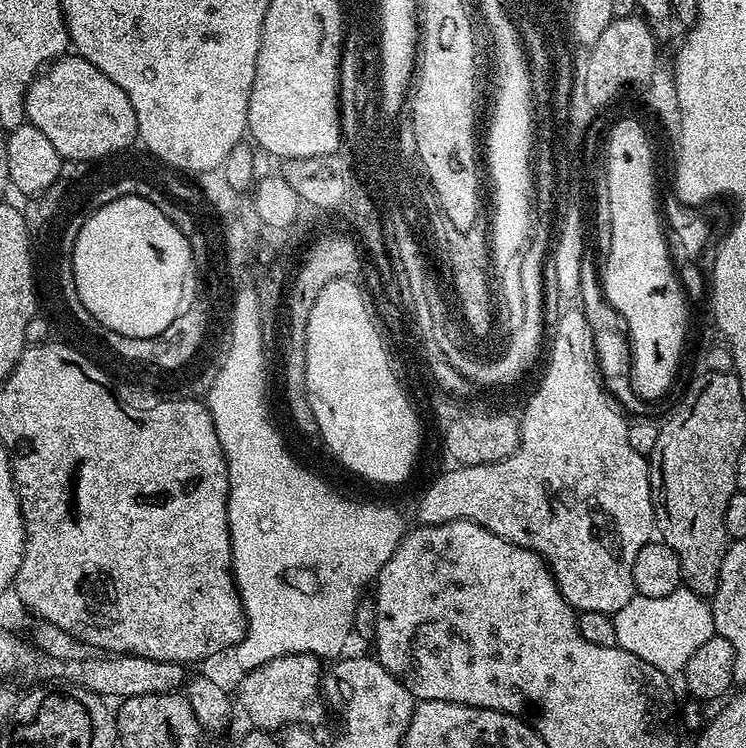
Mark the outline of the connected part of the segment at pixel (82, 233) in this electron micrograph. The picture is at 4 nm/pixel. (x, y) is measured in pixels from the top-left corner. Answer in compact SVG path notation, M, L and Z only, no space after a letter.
M147 195L119 197L116 201L93 212L78 232L77 241L73 246L73 280L74 286L77 287L78 298L81 299L86 310L110 331L117 331L118 334L128 335L130 338L150 338L162 334L180 313L178 310L180 280L184 273L185 262L193 256L193 253L182 250L188 241L190 241L189 237L182 230L178 230L178 226L174 226L174 222L170 222L170 218L166 218L166 214L162 214L162 210L158 210L158 206L151 204Z

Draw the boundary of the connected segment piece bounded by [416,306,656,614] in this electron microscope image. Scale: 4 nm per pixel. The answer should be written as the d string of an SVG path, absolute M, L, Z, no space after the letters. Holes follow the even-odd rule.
M572 306L572 309L561 311L560 320L554 326L552 338L550 336L550 344L552 340L552 350L547 352L546 358L550 363L554 364L552 374L550 374L550 394L540 394L536 396L532 406L532 440L524 440L524 445L514 450L514 454L510 454L506 458L502 458L493 464L470 464L467 466L452 466L449 472L444 472L424 493L420 496L420 505L416 508L416 516L421 525L425 524L445 524L446 522L454 522L455 520L469 520L478 526L482 526L486 530L490 530L494 534L498 534L498 538L502 538L511 544L522 546L526 550L536 552L548 564L548 568L552 571L552 576L556 579L558 590L562 594L562 598L566 598L566 602L571 608L576 609L577 613L586 610L598 610L599 612L607 612L615 614L618 610L622 610L622 606L626 606L626 602L630 602L630 598L636 595L636 587L634 586L634 558L638 558L638 550L642 550L642 546L646 546L653 539L654 525L656 523L656 510L654 507L654 489L652 487L652 477L650 475L650 464L645 456L638 454L630 447L630 442L626 439L626 426L628 420L619 404L613 400L612 395L604 389L604 382L600 379L600 367L596 365L596 351L594 350L594 338L590 334L590 322L586 322L583 312L579 307ZM576 480L576 486L580 482L580 486L598 486L600 492L600 500L604 504L604 508L608 508L614 516L616 522L610 524L548 524L548 516L556 516L558 512L570 510L572 504L572 496L570 492L560 492L562 484L572 484Z

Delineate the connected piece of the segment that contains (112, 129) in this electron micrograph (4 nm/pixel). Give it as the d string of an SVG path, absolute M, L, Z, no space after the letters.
M75 54L61 56L37 75L24 95L24 114L27 123L38 126L65 160L96 162L138 140L134 106L130 106L126 90Z

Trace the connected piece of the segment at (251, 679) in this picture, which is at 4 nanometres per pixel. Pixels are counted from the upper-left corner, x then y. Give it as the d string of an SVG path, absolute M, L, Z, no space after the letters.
M284 656L260 668L253 668L238 687L238 708L247 723L260 730L285 730L292 725L315 726L326 709L320 664L319 656Z

